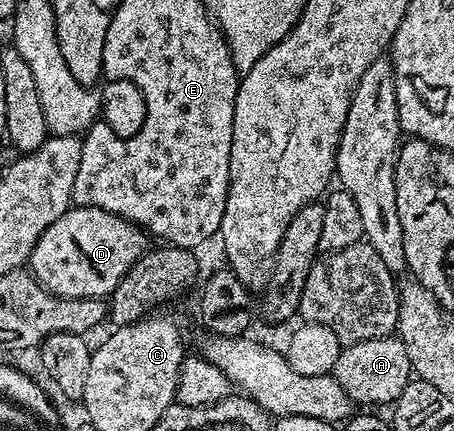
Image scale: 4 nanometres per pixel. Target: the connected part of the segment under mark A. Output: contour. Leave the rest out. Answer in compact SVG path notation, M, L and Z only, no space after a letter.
M397 336L343 346L332 373L351 403L359 402L362 408L389 407L412 380L408 352L404 352L404 344Z

